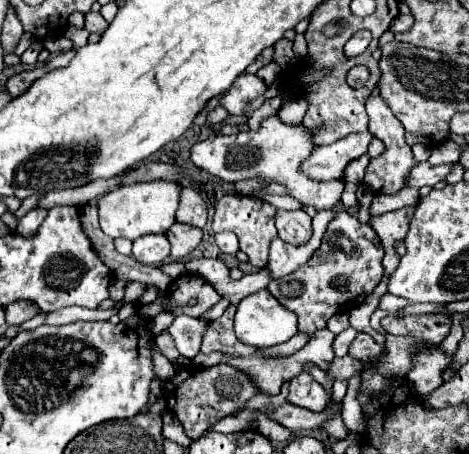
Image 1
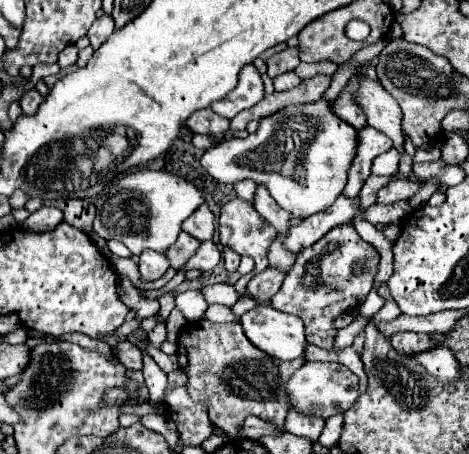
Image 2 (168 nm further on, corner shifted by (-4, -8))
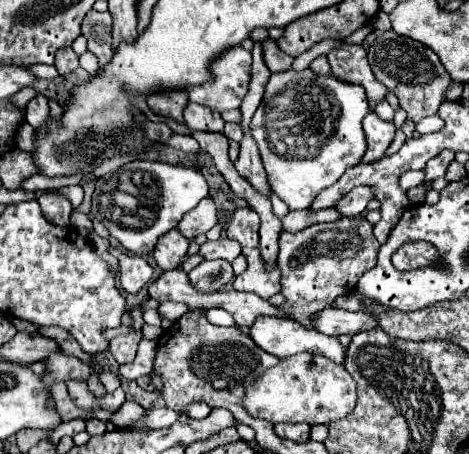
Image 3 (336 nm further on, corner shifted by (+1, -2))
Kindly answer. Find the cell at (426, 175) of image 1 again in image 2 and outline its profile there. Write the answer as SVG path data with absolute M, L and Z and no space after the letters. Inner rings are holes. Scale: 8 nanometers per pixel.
M394 178L388 186L384 186L378 192L378 202L380 204L392 204L398 200L408 200L414 194L418 194L418 190L422 188L422 180L410 180L410 178Z

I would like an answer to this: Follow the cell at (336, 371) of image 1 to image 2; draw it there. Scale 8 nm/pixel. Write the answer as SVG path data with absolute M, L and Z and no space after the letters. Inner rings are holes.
M306 362L288 380L290 406L302 414L318 414L324 420L332 414L346 412L358 400L358 376L342 364L336 362Z

